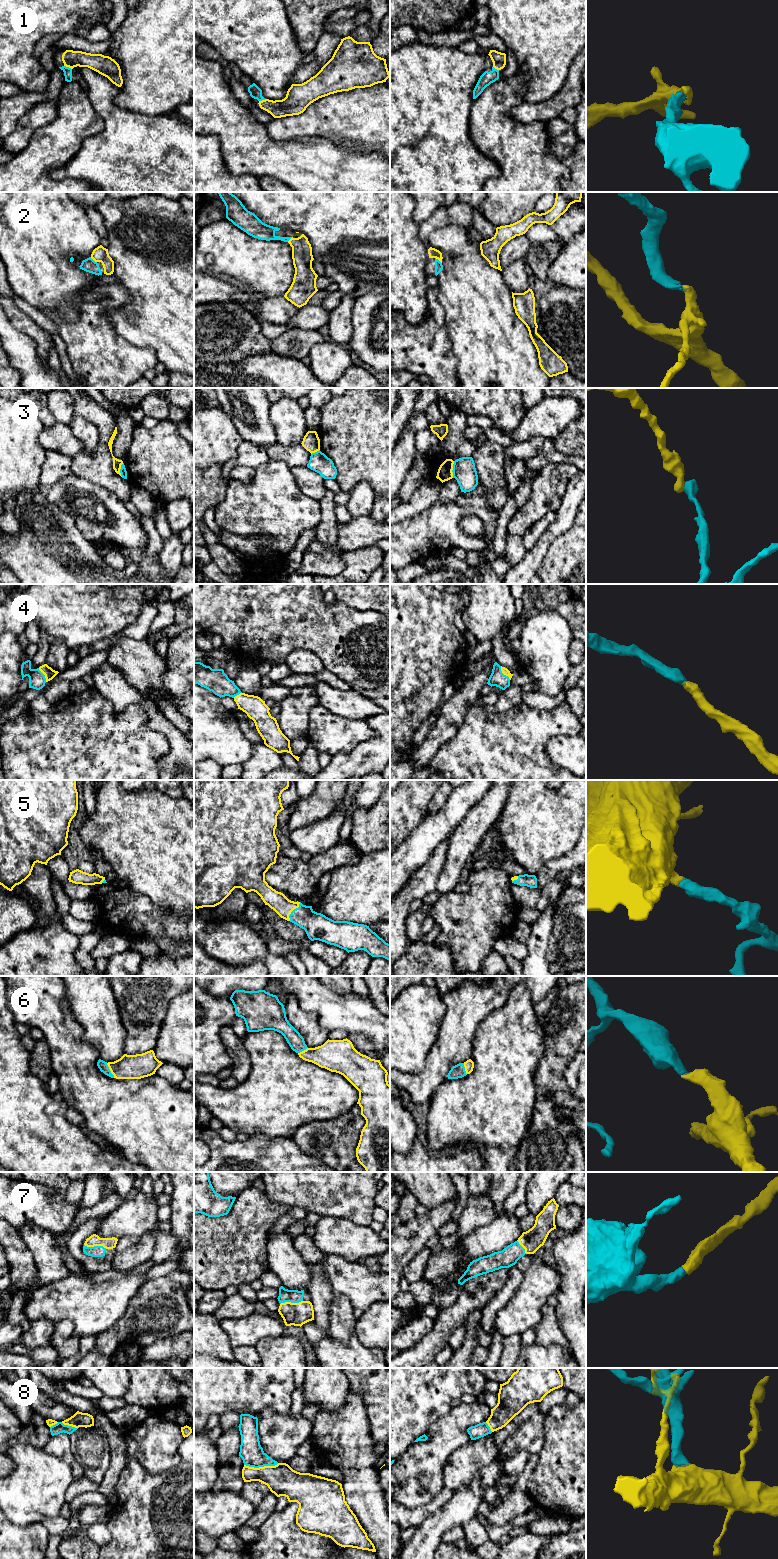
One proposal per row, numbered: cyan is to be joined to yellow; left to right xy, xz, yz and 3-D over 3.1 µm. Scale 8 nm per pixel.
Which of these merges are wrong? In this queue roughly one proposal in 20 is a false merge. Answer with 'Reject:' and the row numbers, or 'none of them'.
Reject: 3

